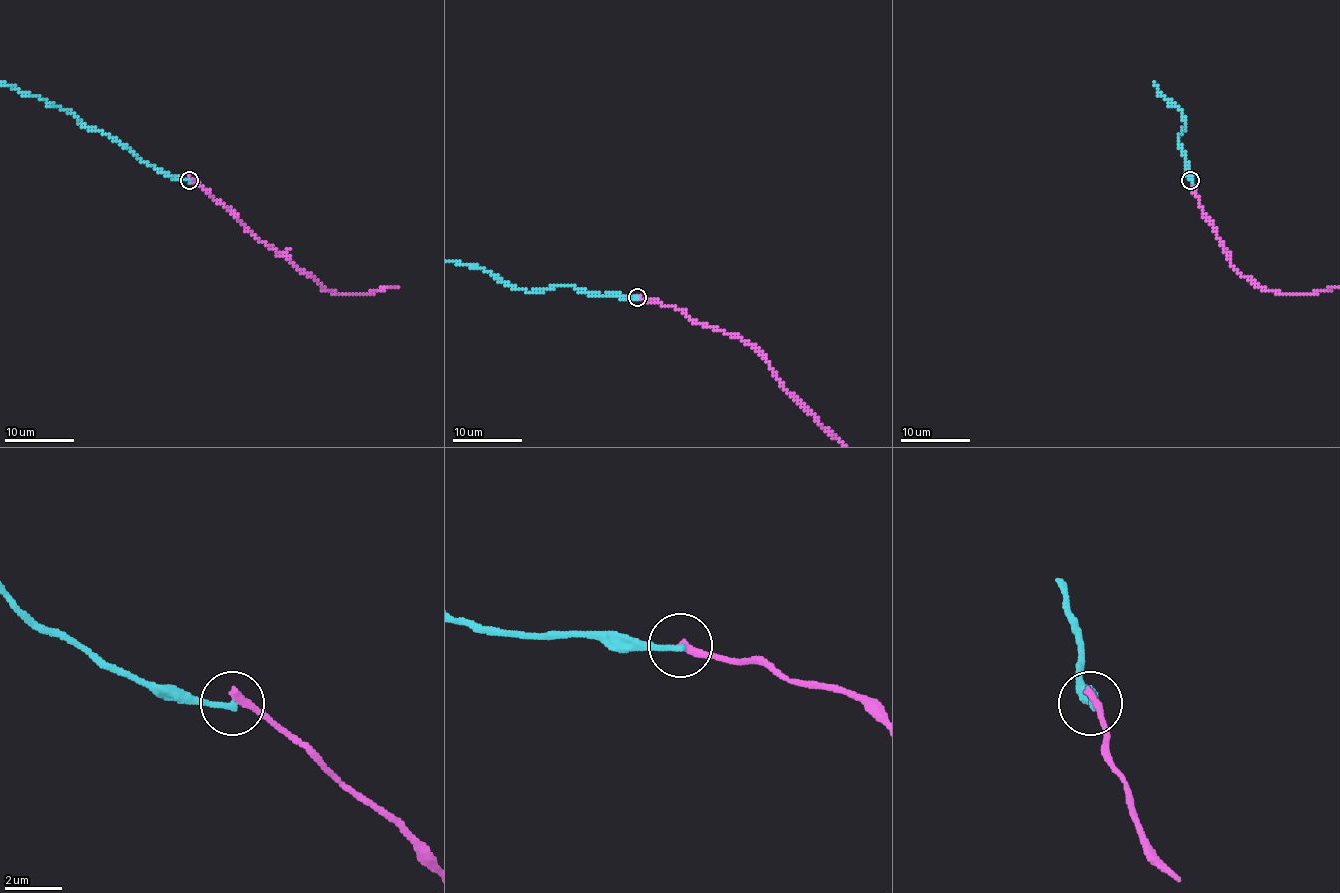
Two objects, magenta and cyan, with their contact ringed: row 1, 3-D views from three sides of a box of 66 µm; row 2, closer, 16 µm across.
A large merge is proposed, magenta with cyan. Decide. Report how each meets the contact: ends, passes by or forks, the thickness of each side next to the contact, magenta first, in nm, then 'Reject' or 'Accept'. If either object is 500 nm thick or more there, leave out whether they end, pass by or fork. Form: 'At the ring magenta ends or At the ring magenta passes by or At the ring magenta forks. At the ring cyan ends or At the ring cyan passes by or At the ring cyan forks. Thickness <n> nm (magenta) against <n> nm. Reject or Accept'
At the ring magenta ends. At the ring cyan ends. Thickness 280 nm (magenta) against 220 nm. Reject

